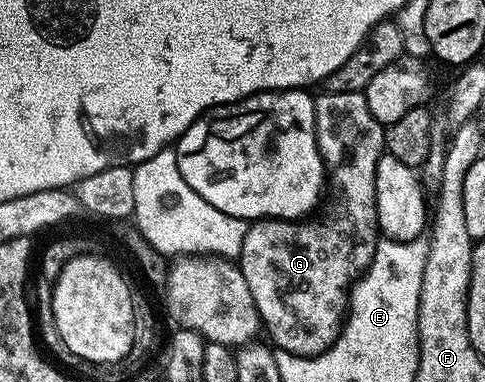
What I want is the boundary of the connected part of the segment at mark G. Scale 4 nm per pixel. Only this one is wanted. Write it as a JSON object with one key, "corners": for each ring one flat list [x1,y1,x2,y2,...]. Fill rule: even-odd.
{"corners":[[321,92,321,95,318,93,314,97,313,107,321,163,328,185,333,185,334,192,341,197,341,210,349,221,349,235,346,238,325,238,324,232,317,230,316,224,308,220,298,224,293,220,262,218,249,222,239,259,243,280,247,280,247,288,251,288,264,333,269,333,268,341,277,350,286,350,295,357,307,358,331,348,340,336,349,308,350,291,375,256,379,241,375,168,385,150,385,127,375,120,375,116,371,116,371,108,367,108,364,93]]}

